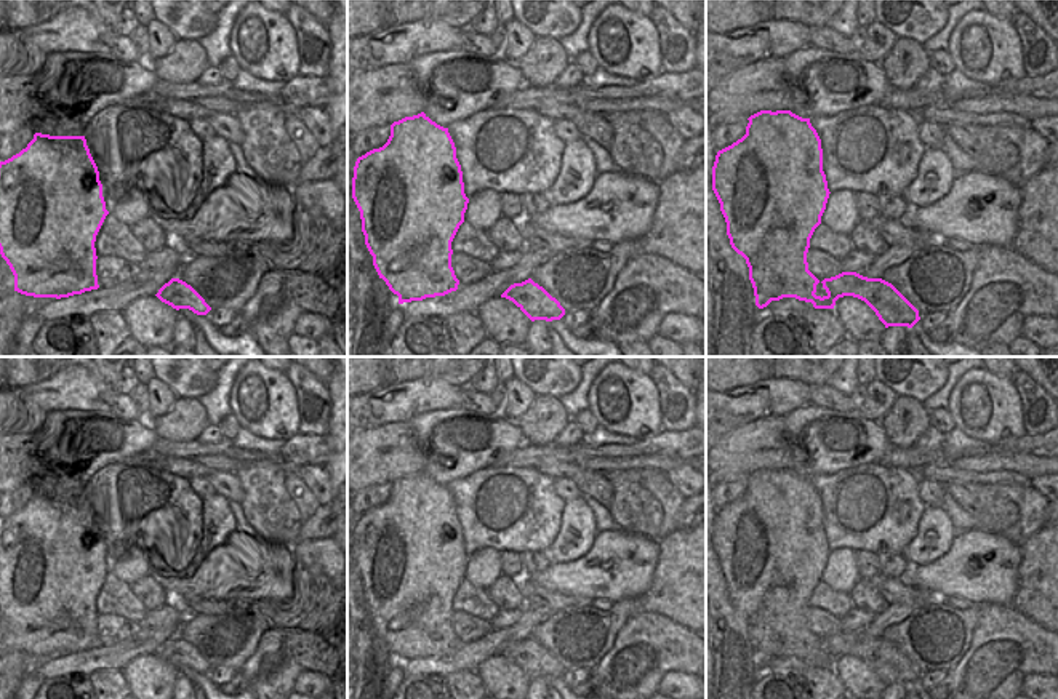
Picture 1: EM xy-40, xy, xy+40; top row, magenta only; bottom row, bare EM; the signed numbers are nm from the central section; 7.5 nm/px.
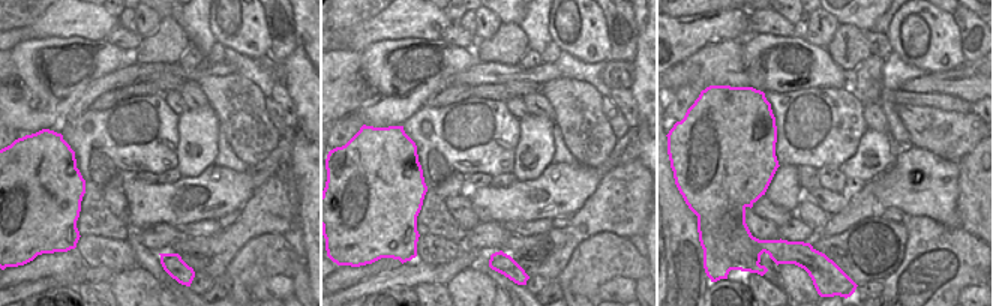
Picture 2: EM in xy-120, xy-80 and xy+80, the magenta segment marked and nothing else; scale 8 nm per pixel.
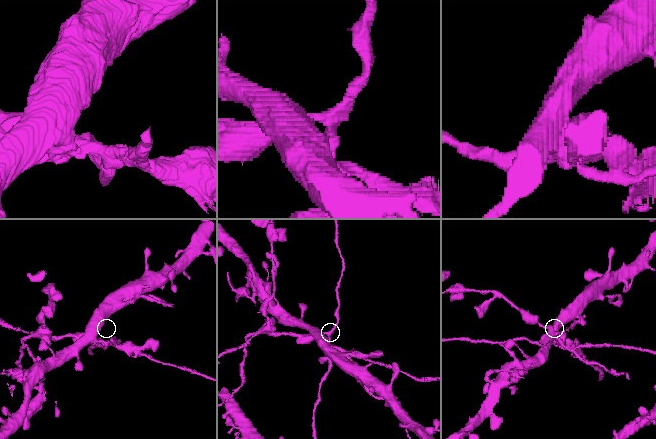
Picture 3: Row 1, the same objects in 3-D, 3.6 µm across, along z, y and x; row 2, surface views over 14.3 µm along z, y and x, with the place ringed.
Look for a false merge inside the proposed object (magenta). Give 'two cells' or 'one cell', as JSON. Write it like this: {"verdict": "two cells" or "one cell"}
{"verdict": "two cells"}

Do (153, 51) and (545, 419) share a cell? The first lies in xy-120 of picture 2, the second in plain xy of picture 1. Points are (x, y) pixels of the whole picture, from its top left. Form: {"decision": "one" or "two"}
{"decision": "one"}

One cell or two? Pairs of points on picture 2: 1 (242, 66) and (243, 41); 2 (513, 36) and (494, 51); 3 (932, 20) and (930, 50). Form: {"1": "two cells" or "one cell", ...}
{"1": "two cells", "2": "one cell", "3": "one cell"}

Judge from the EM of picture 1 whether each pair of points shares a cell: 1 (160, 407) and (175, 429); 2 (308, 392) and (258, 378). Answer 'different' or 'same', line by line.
1: different
2: different

